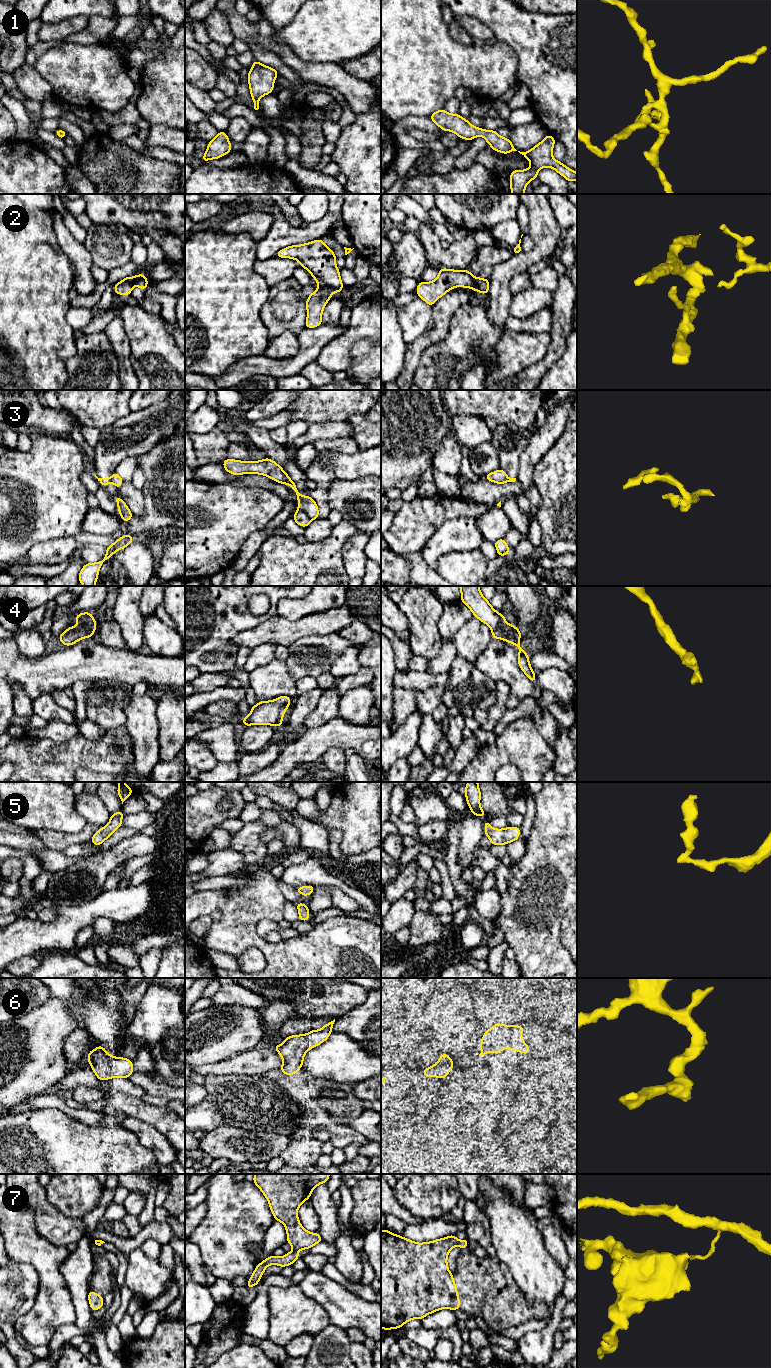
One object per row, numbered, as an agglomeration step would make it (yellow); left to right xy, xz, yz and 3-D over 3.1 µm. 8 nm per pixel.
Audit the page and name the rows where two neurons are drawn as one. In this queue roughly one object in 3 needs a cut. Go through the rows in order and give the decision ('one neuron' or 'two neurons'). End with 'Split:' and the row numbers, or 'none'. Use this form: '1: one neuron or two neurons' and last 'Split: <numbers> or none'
1: one neuron
2: two neurons
3: two neurons
4: one neuron
5: one neuron
6: one neuron
7: two neurons
Split: 2, 3, 7

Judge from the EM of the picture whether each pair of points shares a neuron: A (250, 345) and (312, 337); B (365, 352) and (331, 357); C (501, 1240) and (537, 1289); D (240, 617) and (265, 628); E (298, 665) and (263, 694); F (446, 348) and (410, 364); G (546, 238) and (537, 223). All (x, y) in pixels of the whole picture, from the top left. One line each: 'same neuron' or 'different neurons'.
A: different neurons
B: different neurons
C: same neuron
D: different neurons
E: different neurons
F: different neurons
G: same neuron

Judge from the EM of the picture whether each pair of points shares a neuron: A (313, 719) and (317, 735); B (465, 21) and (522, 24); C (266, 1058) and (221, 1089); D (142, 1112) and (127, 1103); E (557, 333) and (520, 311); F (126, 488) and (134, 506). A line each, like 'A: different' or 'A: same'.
A: different
B: different
C: different
D: same
E: different
F: same

